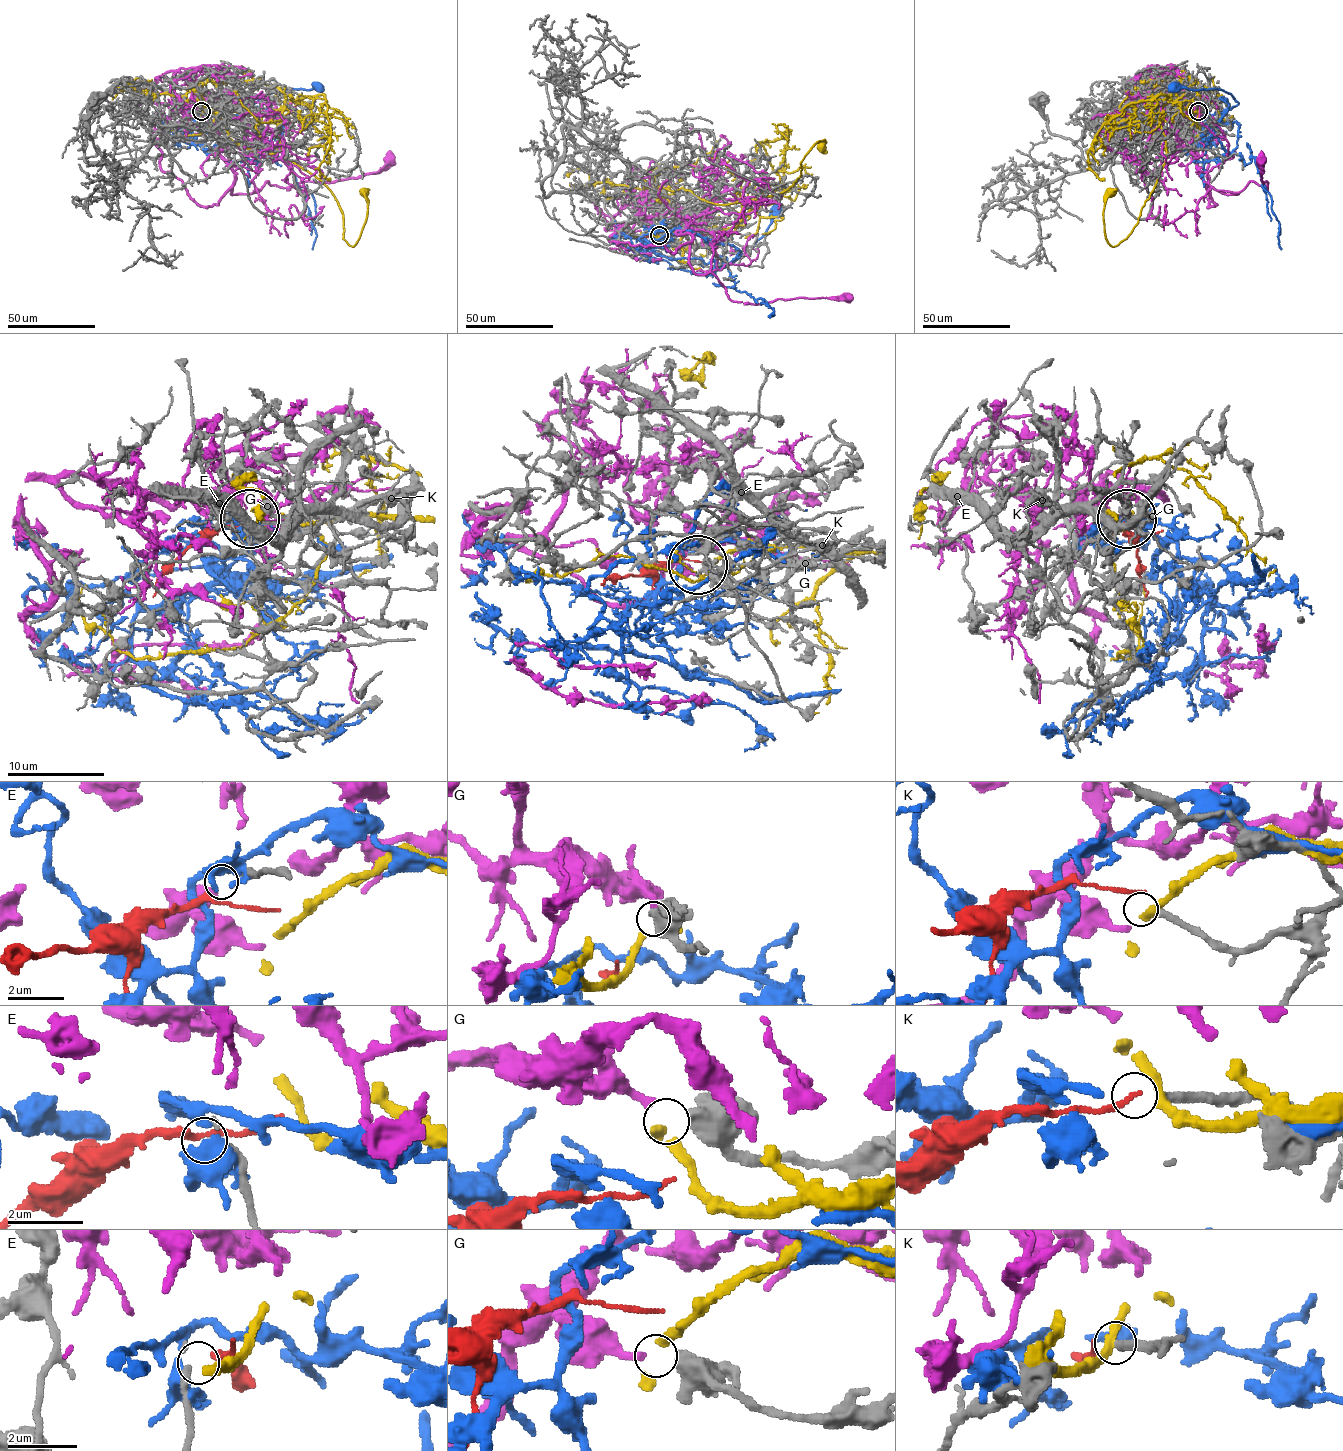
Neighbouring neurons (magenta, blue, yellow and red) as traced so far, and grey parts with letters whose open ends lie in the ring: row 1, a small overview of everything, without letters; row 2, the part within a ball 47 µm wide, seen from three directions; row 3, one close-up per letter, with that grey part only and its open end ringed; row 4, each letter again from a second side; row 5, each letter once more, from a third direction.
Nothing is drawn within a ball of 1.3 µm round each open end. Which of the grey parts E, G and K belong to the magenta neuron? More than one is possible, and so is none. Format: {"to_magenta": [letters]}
{"to_magenta": ["G"]}

